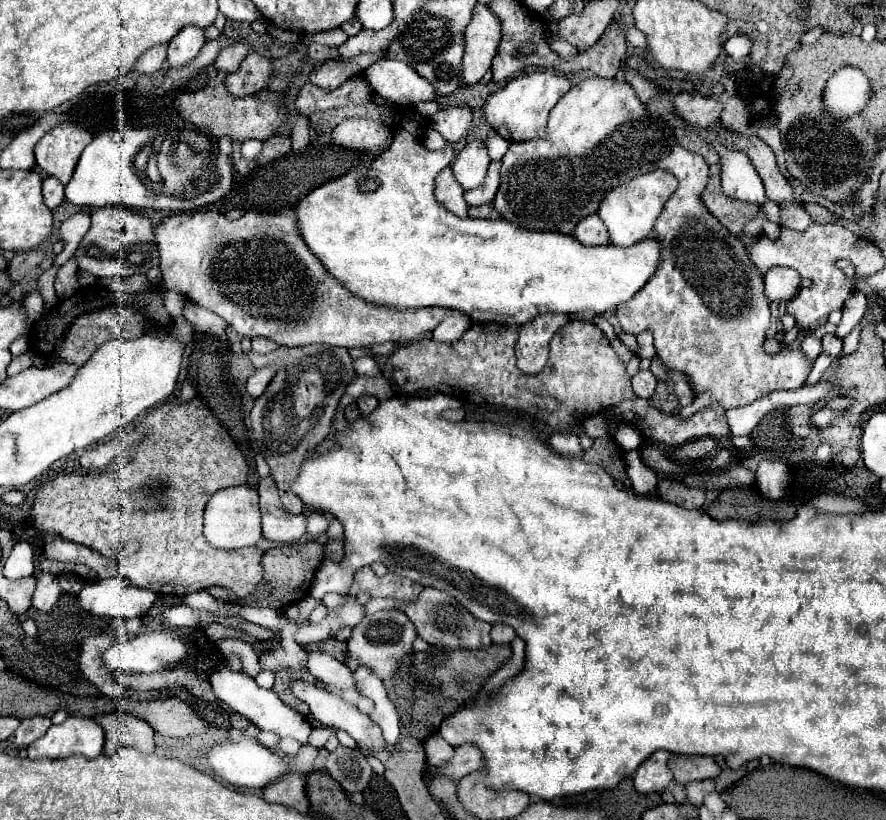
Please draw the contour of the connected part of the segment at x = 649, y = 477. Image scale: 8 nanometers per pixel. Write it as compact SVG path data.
M636 449L626 451L624 461L626 461L626 473L628 473L630 481L632 481L632 489L636 493L640 493L640 495L654 493L656 491L656 485L658 485L656 473L640 461L638 451Z

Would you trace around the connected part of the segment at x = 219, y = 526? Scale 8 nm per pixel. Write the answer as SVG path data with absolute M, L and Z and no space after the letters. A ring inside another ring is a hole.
M236 485L216 491L206 505L204 537L210 541L210 545L218 549L240 549L256 545L258 539L262 537L258 491L248 485Z

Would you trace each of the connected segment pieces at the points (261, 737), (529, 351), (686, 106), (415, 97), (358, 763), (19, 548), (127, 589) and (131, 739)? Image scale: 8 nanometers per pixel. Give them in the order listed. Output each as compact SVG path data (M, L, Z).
M260 731L260 733L258 733L258 741L260 741L264 747L276 751L278 755L284 755L284 753L280 751L280 747L278 747L278 735L276 735L276 733L264 733L264 731Z
M536 315L532 323L520 325L516 341L518 369L530 375L540 373L548 359L548 343L552 335L568 321L568 315Z
M678 93L674 97L674 111L686 123L706 129L718 121L722 103L710 97L702 97L700 93Z
M378 59L364 71L374 93L396 105L414 105L436 97L432 83L416 75L412 67L398 59Z
M338 747L326 757L326 771L348 791L364 791L372 777L372 767L358 749Z
M18 541L2 569L8 579L22 579L34 575L34 545L30 541Z
M112 577L104 581L86 581L84 591L80 591L78 605L98 617L142 617L156 601L156 593L150 589L140 589L126 583L124 577Z
M114 711L98 715L96 723L106 733L106 755L112 755L120 745L130 745L144 753L154 751L154 729L144 719L138 719L130 713Z

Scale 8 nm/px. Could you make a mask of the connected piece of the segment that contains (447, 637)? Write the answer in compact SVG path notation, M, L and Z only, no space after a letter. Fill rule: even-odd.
M424 587L424 591L420 593L420 597L412 603L394 603L396 609L404 611L408 615L408 619L416 625L418 635L428 641L430 645L436 647L450 647L450 649L480 649L480 647L488 647L490 641L490 623L484 623L476 617L472 617L452 595L448 595L446 591L434 589L434 587Z

